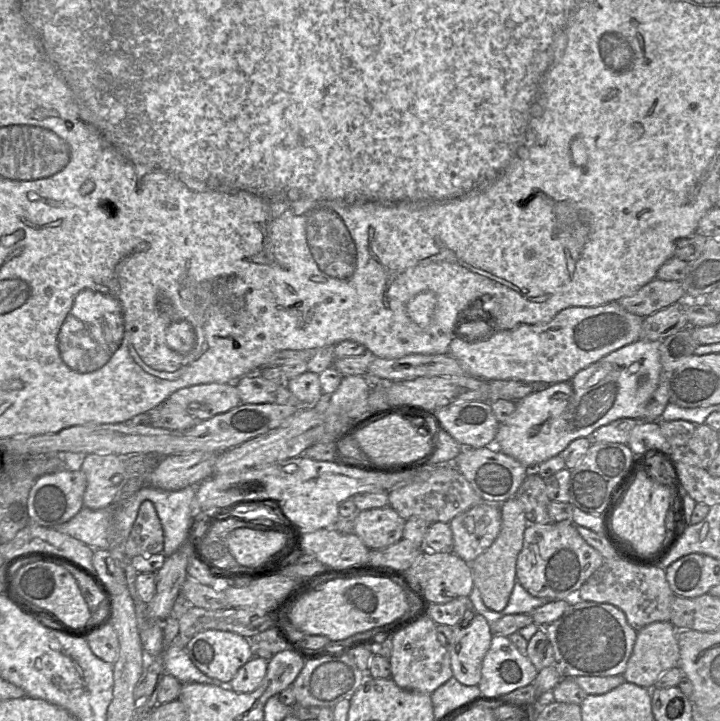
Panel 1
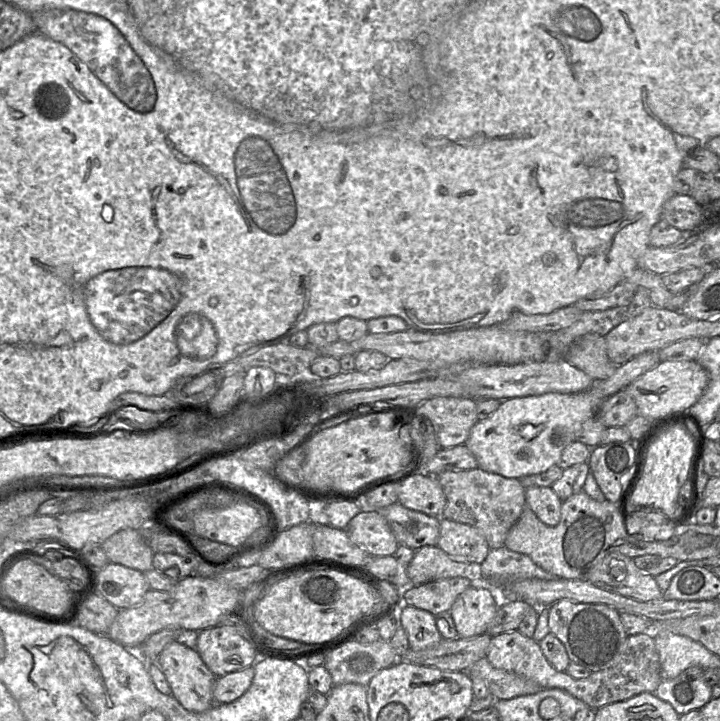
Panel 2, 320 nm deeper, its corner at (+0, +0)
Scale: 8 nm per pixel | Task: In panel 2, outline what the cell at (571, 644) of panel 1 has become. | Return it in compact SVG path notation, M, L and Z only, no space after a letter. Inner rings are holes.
M561 599L549 607L548 626L564 645L569 660L597 672L615 663L627 634L620 619L620 613L605 604L582 603Z

